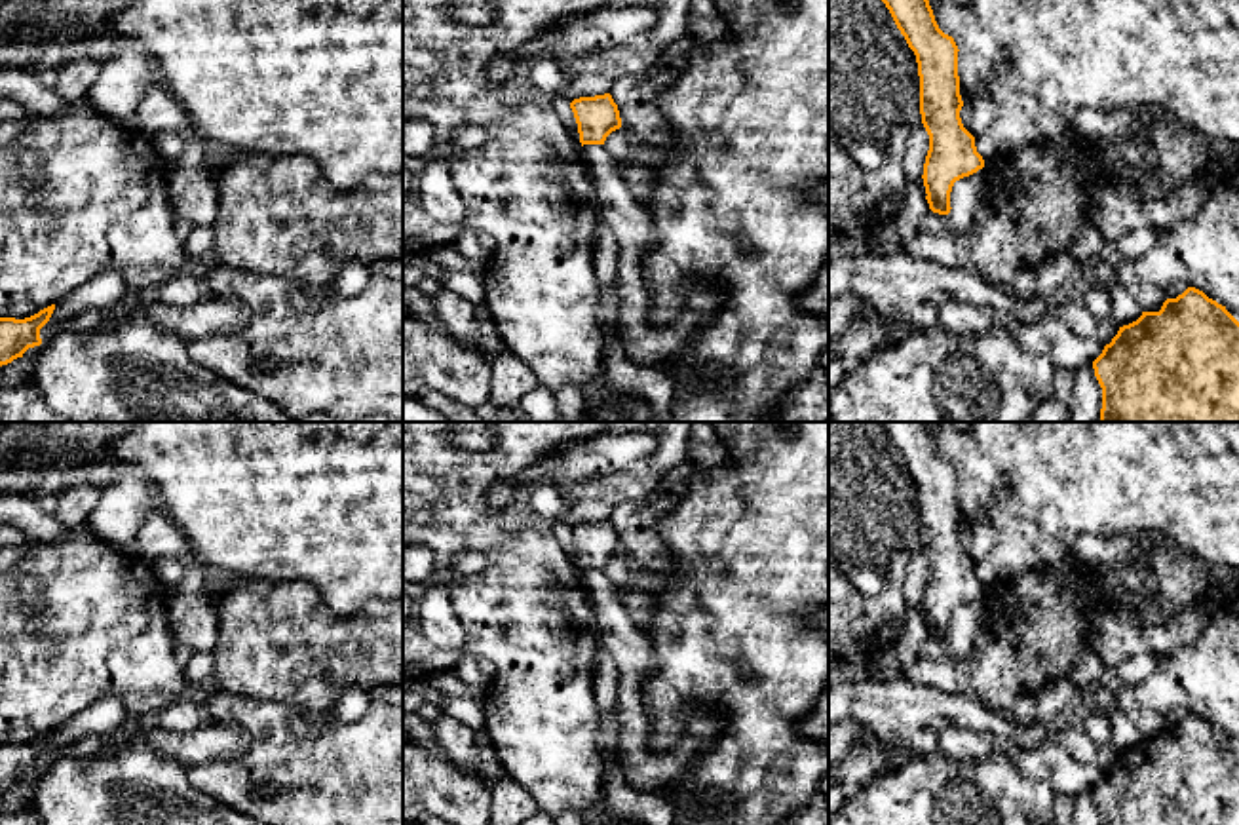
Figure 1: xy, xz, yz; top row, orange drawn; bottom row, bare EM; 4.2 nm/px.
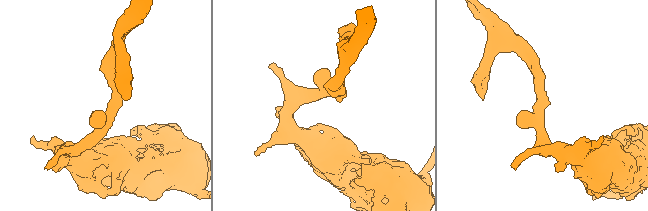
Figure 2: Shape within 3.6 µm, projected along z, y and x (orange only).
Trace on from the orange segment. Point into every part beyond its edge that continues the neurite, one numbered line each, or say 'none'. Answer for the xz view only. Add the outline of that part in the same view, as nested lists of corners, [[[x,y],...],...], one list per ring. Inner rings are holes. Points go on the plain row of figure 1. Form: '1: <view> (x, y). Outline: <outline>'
none

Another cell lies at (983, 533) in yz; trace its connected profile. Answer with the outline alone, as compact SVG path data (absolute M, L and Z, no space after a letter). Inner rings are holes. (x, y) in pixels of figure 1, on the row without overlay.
M977 517L963 527L971 534L969 557L973 563L984 559L996 546L998 532L994 521L988 517Z

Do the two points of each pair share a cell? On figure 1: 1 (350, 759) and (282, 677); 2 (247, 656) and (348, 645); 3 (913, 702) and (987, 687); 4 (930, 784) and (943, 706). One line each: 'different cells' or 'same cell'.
1: different cells
2: same cell
3: different cells
4: different cells

